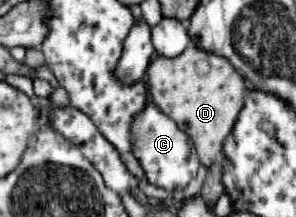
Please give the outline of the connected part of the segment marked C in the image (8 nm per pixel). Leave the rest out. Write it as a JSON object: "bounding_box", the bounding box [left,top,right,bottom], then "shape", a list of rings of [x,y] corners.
{"bounding_box":[130,102,199,191],"shape":[[[146,102],[138,114],[134,114],[134,122],[130,126],[130,141],[132,154],[138,160],[147,178],[149,186],[155,186],[158,191],[184,190],[188,182],[196,177],[199,158],[194,143],[185,131],[178,128],[174,119],[166,116],[153,102]]]}

